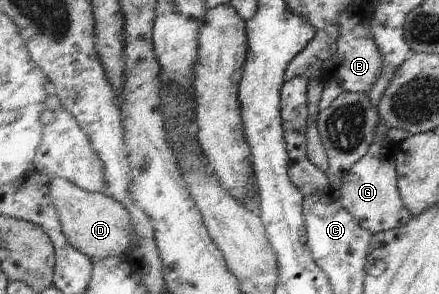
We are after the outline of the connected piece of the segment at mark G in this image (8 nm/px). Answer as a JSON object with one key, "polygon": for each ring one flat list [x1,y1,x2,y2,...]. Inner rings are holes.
{"polygon":[[380,122,375,141,364,158,344,172,343,185,338,192,343,198,343,205,360,223,361,227,376,233,406,226,412,219,411,210,404,204,399,191,399,174,397,173,397,154,400,143,387,142,388,127]]}

